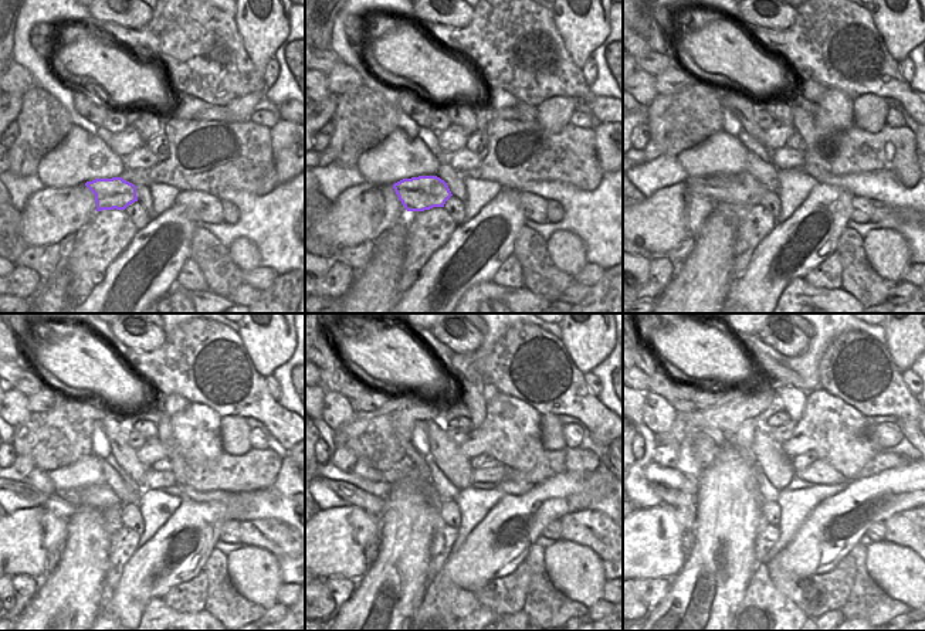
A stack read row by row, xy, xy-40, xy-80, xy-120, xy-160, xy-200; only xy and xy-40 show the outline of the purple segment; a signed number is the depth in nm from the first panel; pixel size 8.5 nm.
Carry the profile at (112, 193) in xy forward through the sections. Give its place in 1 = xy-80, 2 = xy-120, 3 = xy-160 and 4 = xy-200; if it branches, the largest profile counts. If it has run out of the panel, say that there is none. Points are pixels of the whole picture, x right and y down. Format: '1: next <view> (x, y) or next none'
1: next xy-80 (741, 189)
2: next xy-120 (101, 498)
3: next xy-160 (355, 497)
4: next xy-200 (670, 497)

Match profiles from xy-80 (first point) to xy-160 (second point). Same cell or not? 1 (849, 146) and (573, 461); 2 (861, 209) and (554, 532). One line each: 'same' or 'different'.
1: same
2: same

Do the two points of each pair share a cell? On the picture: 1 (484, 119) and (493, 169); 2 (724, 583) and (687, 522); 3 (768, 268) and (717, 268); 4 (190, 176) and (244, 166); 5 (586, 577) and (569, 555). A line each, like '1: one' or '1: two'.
1: two
2: two
3: two
4: one
5: one

